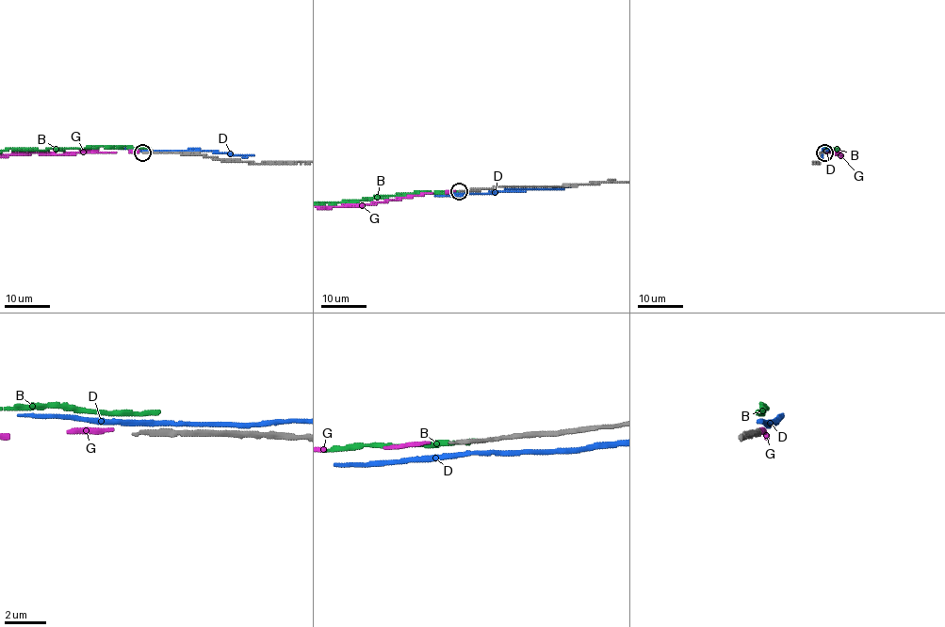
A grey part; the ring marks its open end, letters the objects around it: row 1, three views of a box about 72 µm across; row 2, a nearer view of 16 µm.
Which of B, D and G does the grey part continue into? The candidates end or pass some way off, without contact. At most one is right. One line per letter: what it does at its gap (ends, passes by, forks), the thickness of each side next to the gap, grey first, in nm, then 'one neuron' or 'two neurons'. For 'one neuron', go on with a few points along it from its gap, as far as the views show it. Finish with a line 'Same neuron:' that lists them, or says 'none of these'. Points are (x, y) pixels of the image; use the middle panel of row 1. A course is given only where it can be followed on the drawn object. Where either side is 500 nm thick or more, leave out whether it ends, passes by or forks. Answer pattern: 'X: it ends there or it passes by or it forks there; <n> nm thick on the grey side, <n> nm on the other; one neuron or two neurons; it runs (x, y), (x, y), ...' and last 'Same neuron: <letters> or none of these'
B: it passes by; 170 nm thick on the grey side, 240 nm on the other; two neurons
D: it passes by; 170 nm thick on the grey side, 200 nm on the other; two neurons
G: it ends there; 170 nm thick on the grey side, 180 nm on the other; one neuron; it runs (455, 191), (425, 193), (365, 205)
Same neuron: G

